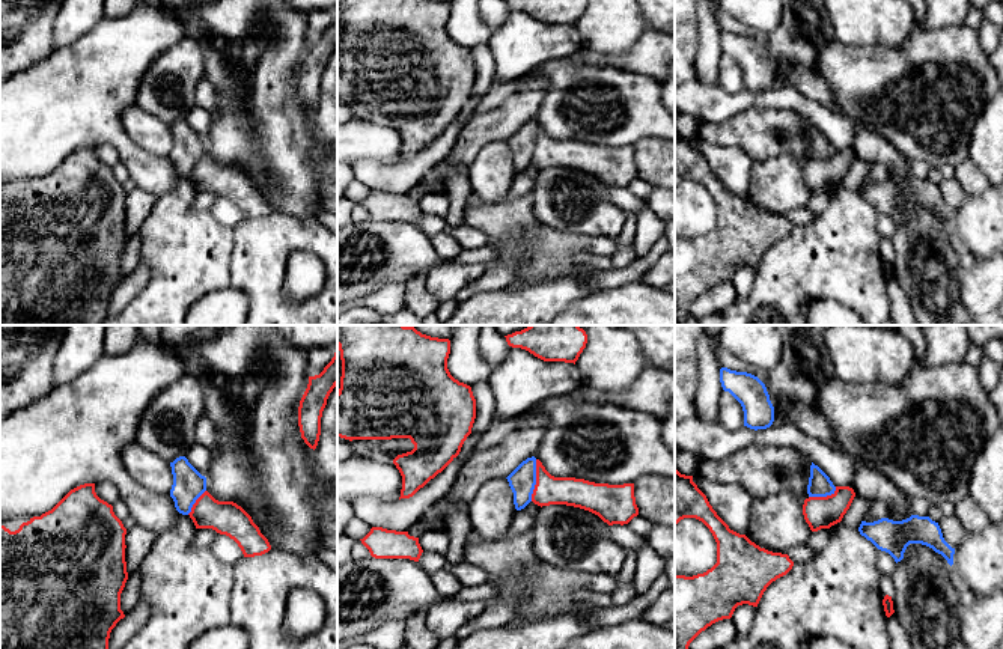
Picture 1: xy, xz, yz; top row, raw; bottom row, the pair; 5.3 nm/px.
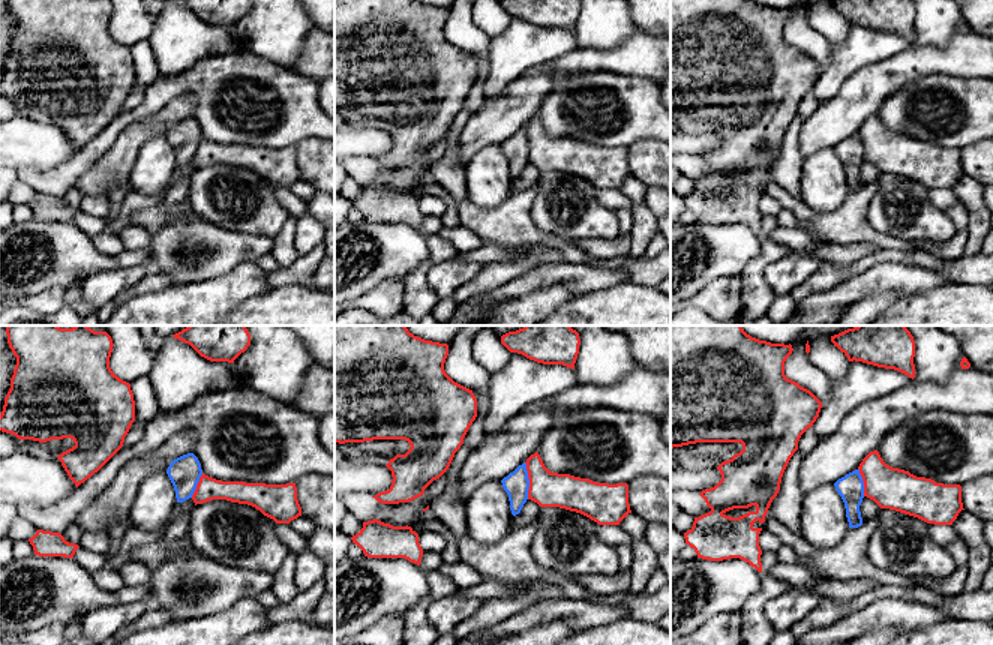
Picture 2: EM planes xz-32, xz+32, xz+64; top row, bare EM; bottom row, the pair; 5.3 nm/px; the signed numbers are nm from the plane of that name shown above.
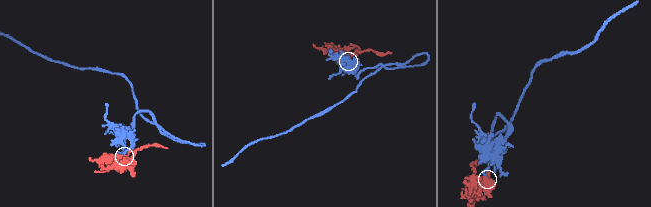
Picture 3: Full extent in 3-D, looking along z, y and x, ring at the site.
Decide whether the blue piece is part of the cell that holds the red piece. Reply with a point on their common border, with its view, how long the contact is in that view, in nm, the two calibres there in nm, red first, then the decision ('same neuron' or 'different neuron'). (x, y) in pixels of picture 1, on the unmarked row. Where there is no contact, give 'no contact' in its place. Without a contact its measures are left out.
contact xz (536, 143); length 220 nm; calibres 160 and 140 nm; same neuron

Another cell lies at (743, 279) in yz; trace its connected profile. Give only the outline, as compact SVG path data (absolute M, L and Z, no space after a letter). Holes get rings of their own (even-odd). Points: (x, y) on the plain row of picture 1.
M742 267L738 268L732 277L736 298L745 298L755 283L756 270Z

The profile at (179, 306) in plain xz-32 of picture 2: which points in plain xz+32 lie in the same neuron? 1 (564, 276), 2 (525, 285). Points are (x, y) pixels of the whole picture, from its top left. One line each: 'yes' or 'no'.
1: no
2: no

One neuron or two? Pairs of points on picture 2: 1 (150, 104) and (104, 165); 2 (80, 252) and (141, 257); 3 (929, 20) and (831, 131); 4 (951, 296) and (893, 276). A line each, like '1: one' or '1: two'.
1: two
2: one
3: two
4: two

